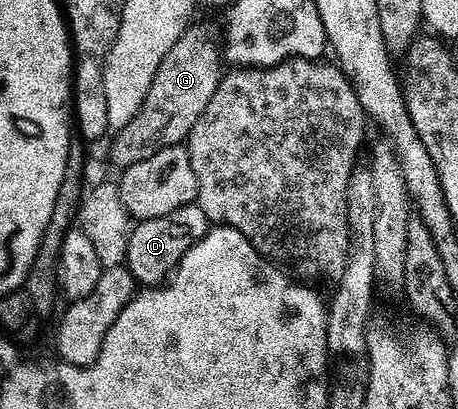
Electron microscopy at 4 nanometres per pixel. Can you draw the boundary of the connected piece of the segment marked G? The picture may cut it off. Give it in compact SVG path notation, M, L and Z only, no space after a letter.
M187 26L180 40L168 48L168 56L160 60L160 68L156 68L152 88L148 88L148 96L144 96L140 112L136 112L134 119L114 136L111 160L118 168L125 168L140 164L140 160L148 160L148 156L156 156L156 152L169 146L183 145L192 124L196 124L204 108L208 108L208 100L212 100L218 90L223 73L224 50L219 39L217 42L206 26Z

